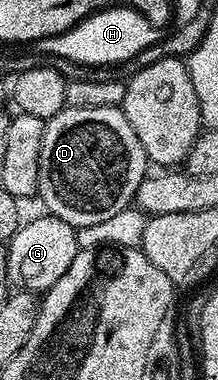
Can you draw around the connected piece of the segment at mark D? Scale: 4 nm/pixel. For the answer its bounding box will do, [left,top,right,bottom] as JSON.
[39,105,149,226]

